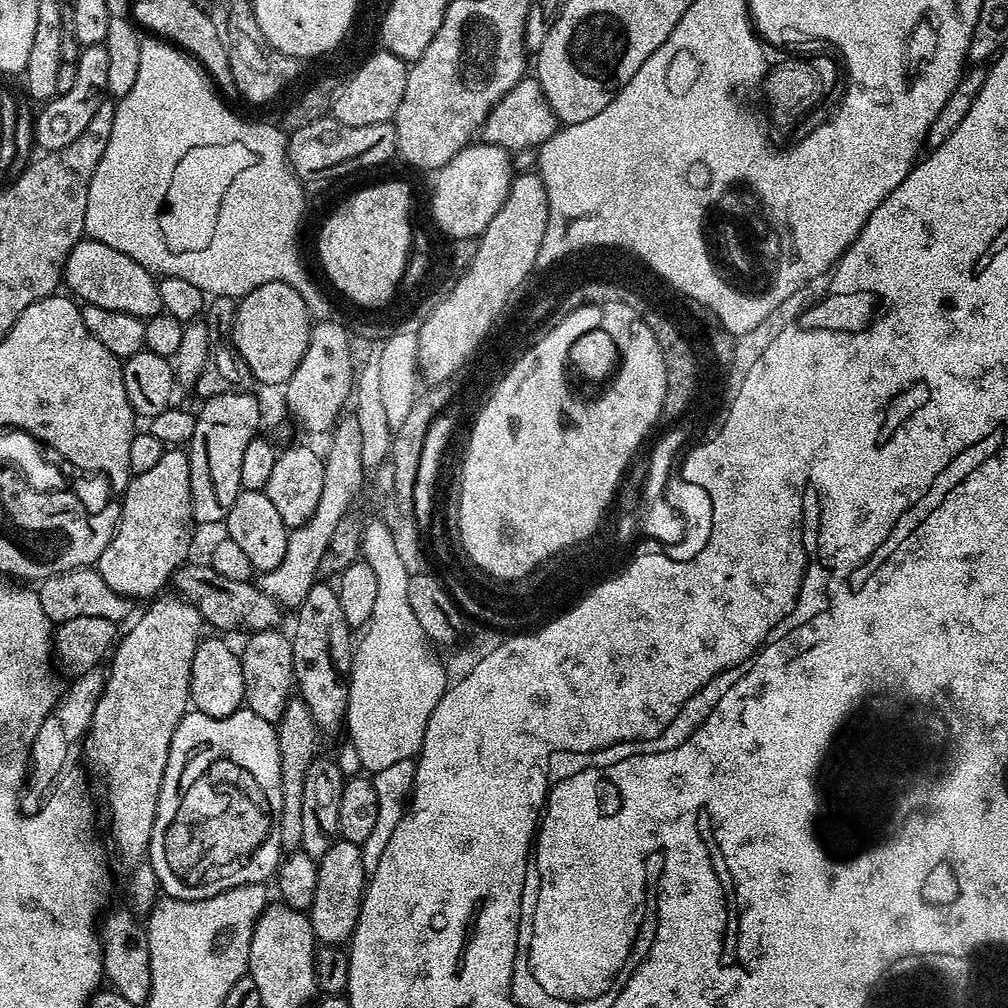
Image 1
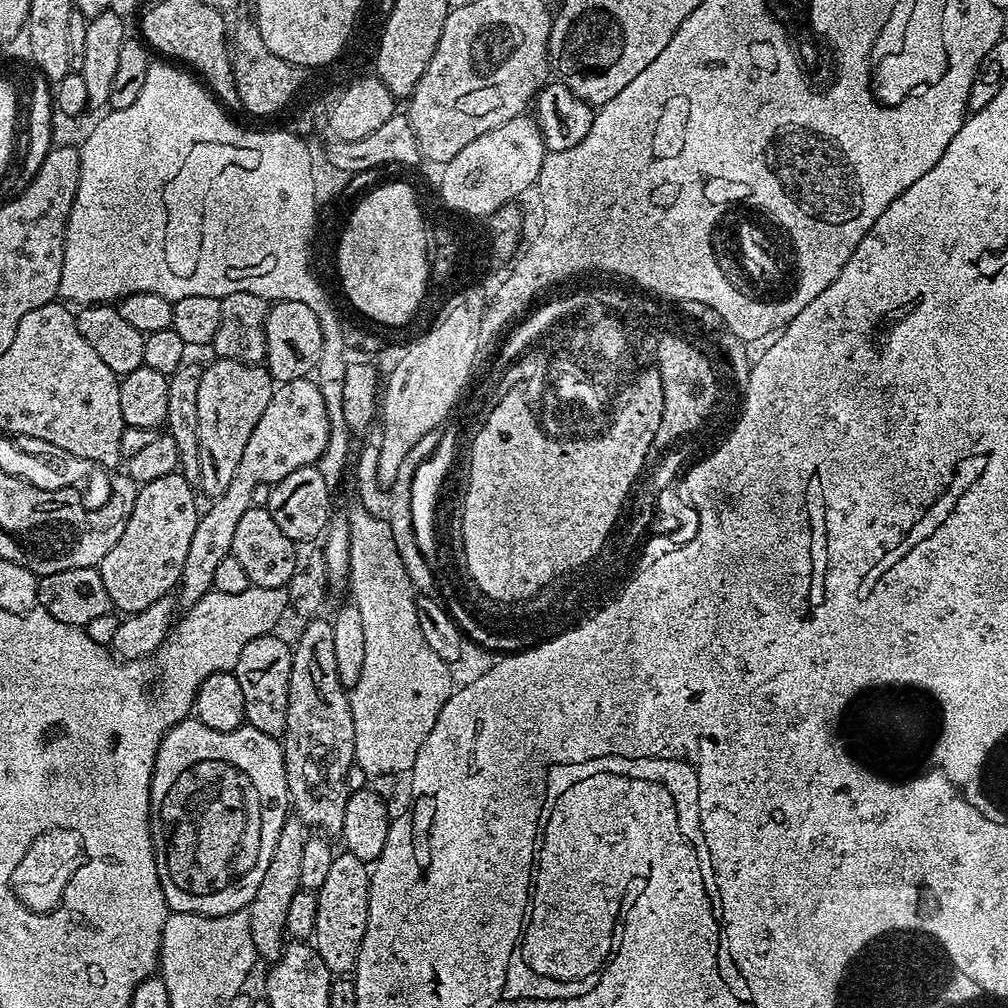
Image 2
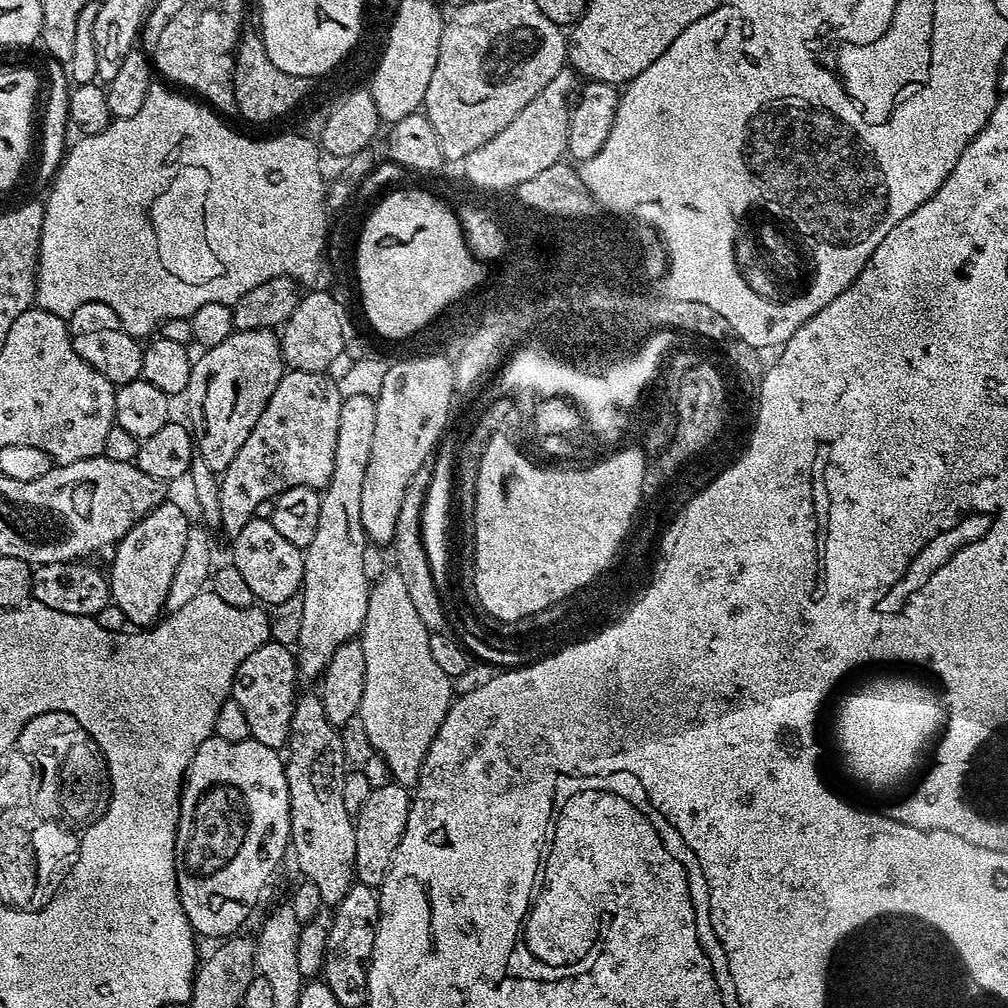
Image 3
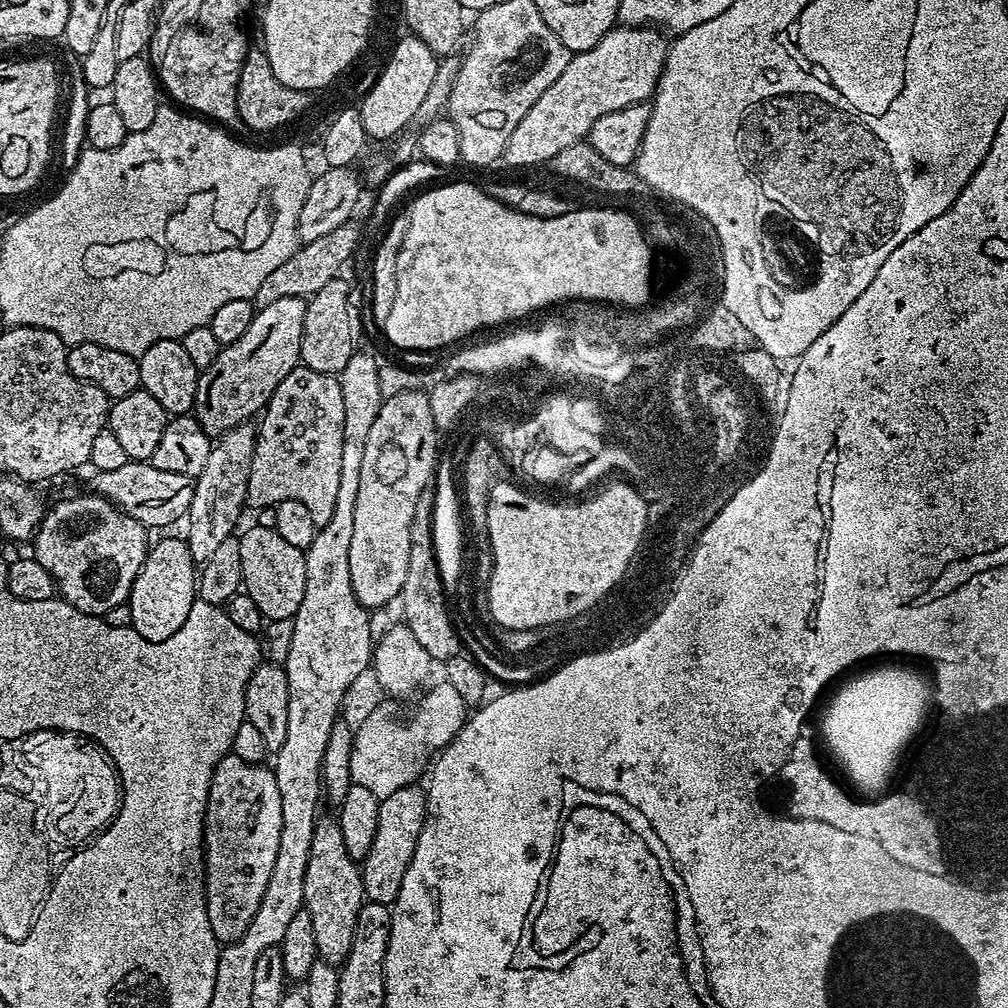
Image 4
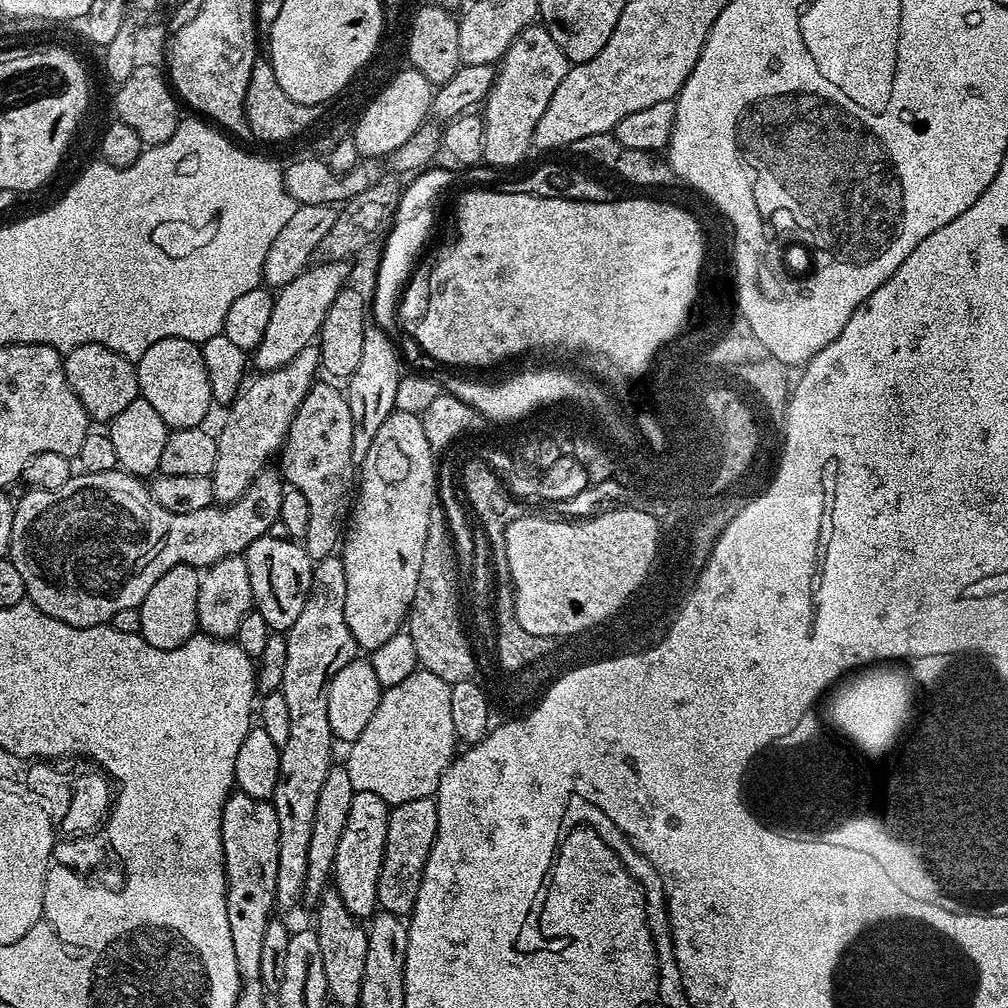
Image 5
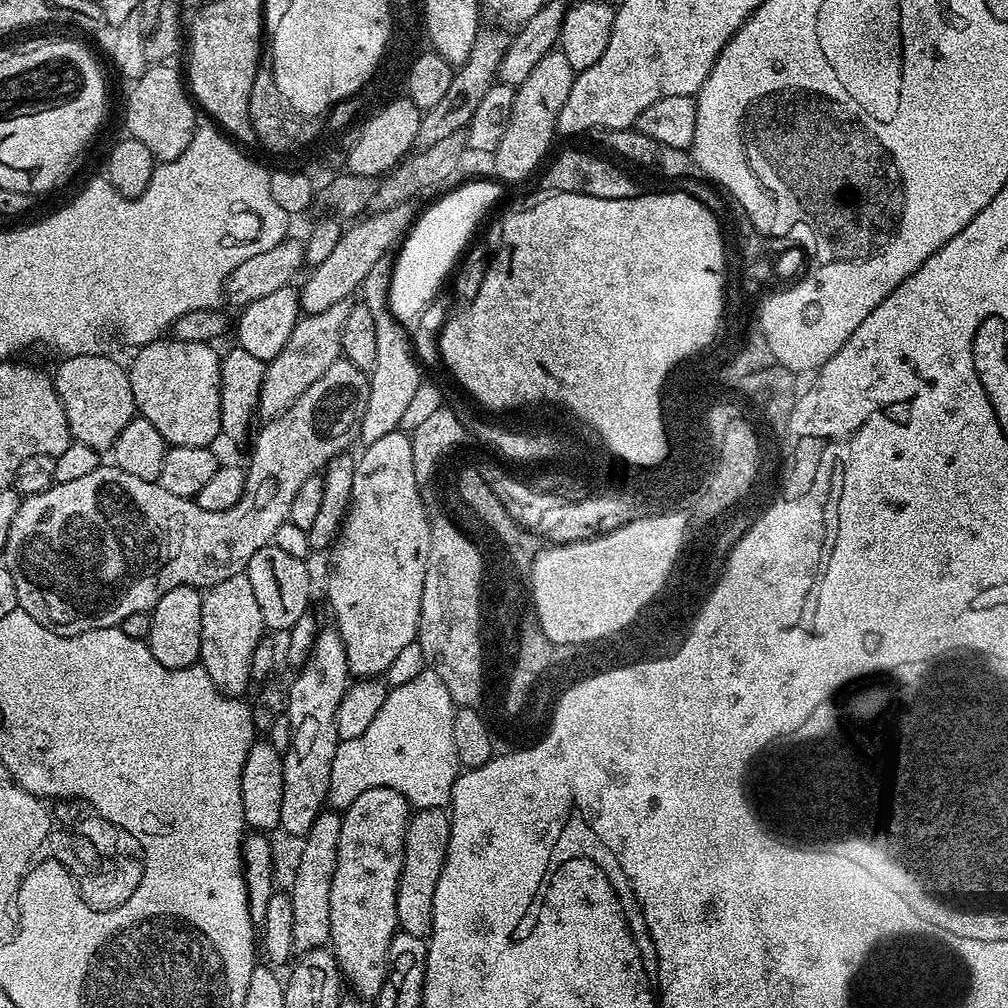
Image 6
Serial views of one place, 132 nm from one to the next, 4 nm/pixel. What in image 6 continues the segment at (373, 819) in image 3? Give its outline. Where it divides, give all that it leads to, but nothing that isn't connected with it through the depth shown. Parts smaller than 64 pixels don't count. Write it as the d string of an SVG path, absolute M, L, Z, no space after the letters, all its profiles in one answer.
M421 808L409 819L404 843L404 869L398 882L396 918L399 931L425 938L432 935L435 891L447 860L452 817L442 808Z

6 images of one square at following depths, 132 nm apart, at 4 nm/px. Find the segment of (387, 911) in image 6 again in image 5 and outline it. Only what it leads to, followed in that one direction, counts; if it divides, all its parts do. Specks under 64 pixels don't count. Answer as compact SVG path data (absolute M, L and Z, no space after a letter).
M357 792L350 802L350 815L346 817L346 830L338 841L338 854L334 858L334 890L346 902L346 910L357 918L368 918L378 908L378 878L382 874L382 858L386 846L389 804L378 794Z

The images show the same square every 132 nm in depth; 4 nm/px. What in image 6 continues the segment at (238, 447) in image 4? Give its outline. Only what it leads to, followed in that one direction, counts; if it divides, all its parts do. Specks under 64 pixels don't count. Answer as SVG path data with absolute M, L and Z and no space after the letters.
M348 300L334 302L332 306L321 312L301 315L294 326L286 346L273 360L267 361L264 370L264 385L260 395L259 415L264 418L275 418L288 409L311 383L318 382L336 360L341 359L340 331L350 314L352 304Z

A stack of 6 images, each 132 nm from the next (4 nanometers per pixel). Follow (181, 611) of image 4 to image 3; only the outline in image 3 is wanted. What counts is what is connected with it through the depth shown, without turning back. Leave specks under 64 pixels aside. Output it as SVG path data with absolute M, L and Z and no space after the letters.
M165 502L143 516L115 545L110 600L126 614L129 625L152 626L161 619L174 582L174 570L178 570L178 561L186 547L189 527L187 514L178 505Z

